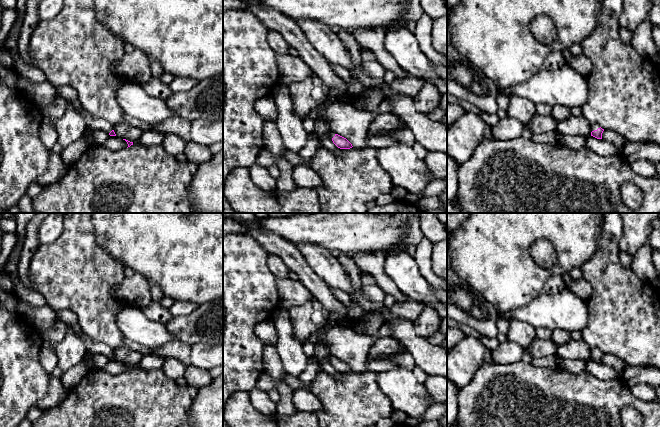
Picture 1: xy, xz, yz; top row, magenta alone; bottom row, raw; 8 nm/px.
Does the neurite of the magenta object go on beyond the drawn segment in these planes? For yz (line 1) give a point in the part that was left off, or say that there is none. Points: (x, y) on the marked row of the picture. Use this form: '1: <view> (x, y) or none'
1: yz (593, 126)

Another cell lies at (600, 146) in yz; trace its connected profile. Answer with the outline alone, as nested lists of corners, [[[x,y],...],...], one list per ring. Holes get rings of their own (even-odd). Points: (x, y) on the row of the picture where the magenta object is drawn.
[[[593,136],[587,138],[585,148],[603,156],[618,155],[622,153],[622,149],[615,144],[605,141],[604,139],[597,139]]]

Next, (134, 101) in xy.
[[[127,82],[118,88],[117,102],[126,115],[150,125],[160,124],[178,116],[165,100],[150,96],[141,85]]]

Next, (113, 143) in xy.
[[[110,136],[102,146],[111,151],[119,151],[127,148],[128,144],[125,140],[120,137]]]

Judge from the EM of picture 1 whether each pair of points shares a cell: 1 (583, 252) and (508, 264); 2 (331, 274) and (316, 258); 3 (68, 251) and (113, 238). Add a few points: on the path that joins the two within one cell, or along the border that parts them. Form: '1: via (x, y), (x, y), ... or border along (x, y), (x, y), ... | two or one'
1: via (561, 232), (527, 232), (517, 242) | one
2: via (328, 270), (320, 262) | one
3: border along (92, 223), (95, 229), (96, 241), (115, 258) | two

